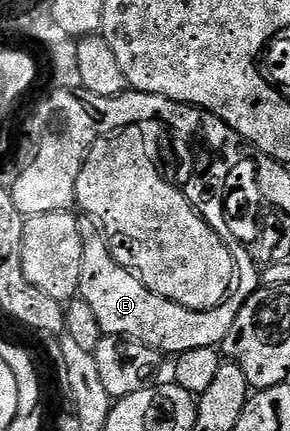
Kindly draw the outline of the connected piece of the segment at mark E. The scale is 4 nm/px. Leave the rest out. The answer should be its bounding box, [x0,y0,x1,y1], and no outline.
[79,257,242,353]

